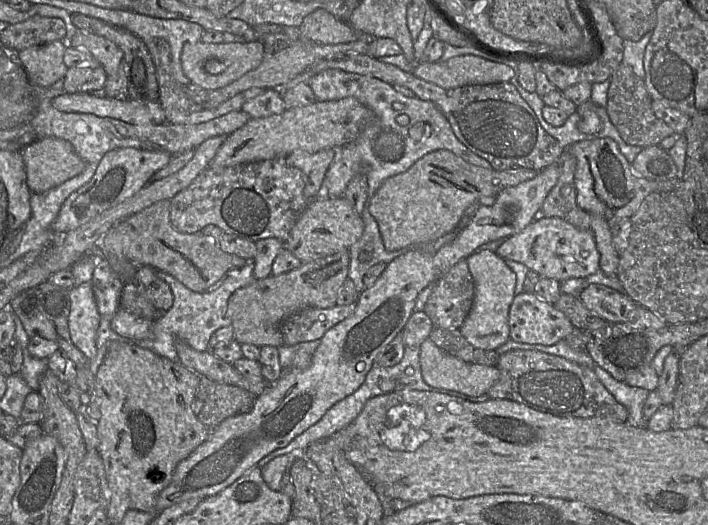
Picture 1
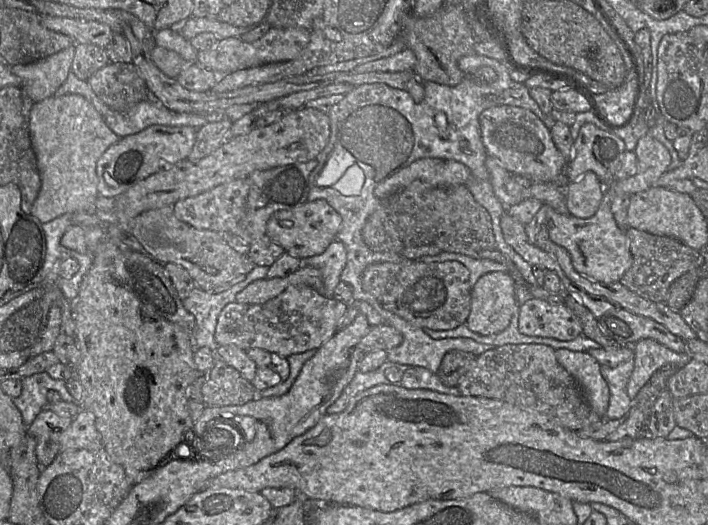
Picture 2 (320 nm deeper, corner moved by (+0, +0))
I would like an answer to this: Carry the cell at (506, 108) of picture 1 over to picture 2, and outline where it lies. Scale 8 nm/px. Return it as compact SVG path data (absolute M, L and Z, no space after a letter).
M499 105L485 109L479 115L481 140L490 155L510 173L532 182L552 183L564 173L567 161L555 146L550 130L530 110Z

